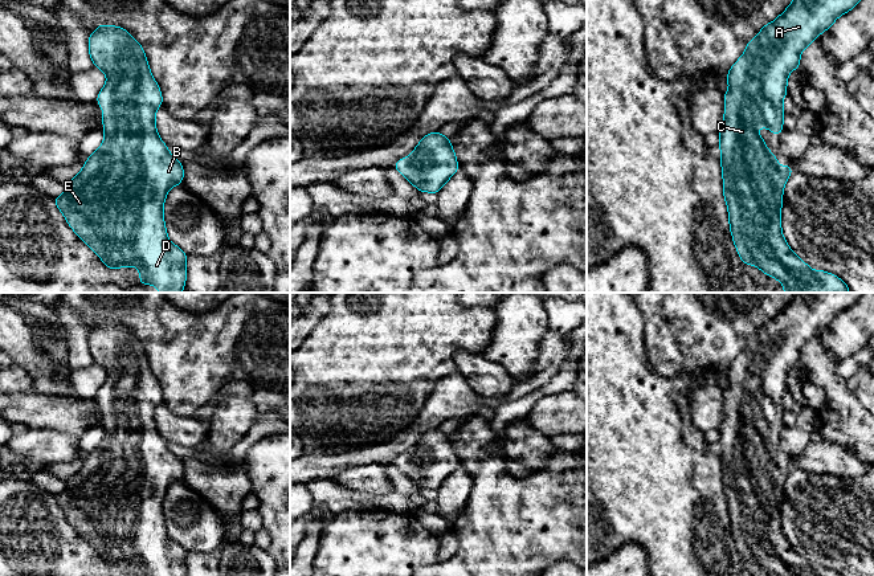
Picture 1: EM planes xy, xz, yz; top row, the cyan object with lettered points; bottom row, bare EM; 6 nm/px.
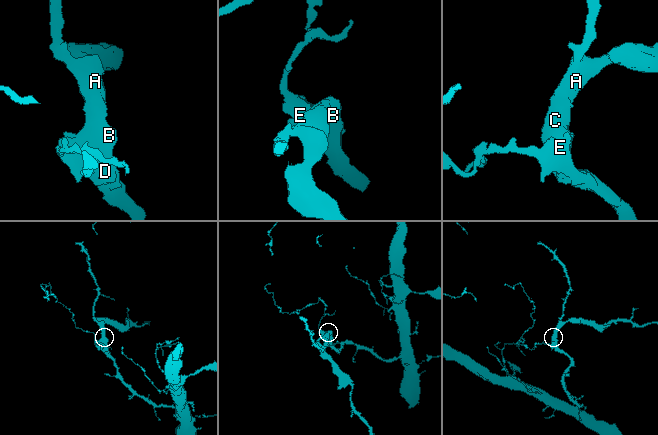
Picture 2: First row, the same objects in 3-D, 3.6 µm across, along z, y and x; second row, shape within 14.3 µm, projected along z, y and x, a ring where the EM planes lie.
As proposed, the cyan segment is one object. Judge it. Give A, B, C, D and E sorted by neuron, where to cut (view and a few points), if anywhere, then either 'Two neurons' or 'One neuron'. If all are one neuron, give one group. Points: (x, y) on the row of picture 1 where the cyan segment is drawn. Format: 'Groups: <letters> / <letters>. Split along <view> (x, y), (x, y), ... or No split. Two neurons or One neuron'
Groups: A B C D E. No split. One neuron

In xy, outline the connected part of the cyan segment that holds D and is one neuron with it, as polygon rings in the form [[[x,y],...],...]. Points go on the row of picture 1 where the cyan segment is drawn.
[[[98,25],[89,36],[89,54],[94,66],[107,77],[106,85],[97,97],[98,106],[105,110],[102,119],[105,140],[87,158],[82,171],[65,184],[65,193],[53,200],[75,234],[98,254],[109,269],[136,266],[140,271],[140,285],[155,285],[159,293],[181,293],[187,279],[188,256],[167,237],[163,204],[167,192],[181,184],[184,169],[156,132],[155,114],[163,103],[159,85],[151,74],[142,45],[121,26]]]

